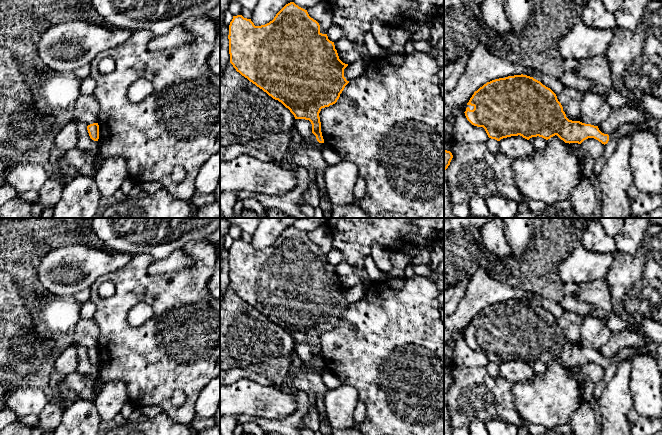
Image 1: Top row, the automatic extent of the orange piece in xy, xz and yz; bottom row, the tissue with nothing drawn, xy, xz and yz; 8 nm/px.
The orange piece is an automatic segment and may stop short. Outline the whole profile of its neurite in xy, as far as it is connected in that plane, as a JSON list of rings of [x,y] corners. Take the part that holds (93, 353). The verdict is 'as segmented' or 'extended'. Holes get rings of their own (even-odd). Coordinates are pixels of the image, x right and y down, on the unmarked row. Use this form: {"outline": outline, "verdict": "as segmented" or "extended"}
{"outline": [[[93,347],[93,348],[88,349],[87,354],[88,354],[90,362],[94,365],[98,365],[98,363],[99,363],[99,349],[98,349],[98,347]]], "verdict": "as segmented"}

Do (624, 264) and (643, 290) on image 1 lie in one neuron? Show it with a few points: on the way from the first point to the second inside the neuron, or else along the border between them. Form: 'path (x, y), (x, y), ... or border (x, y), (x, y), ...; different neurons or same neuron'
path (627, 270), (627, 274), (637, 284); same neuron

